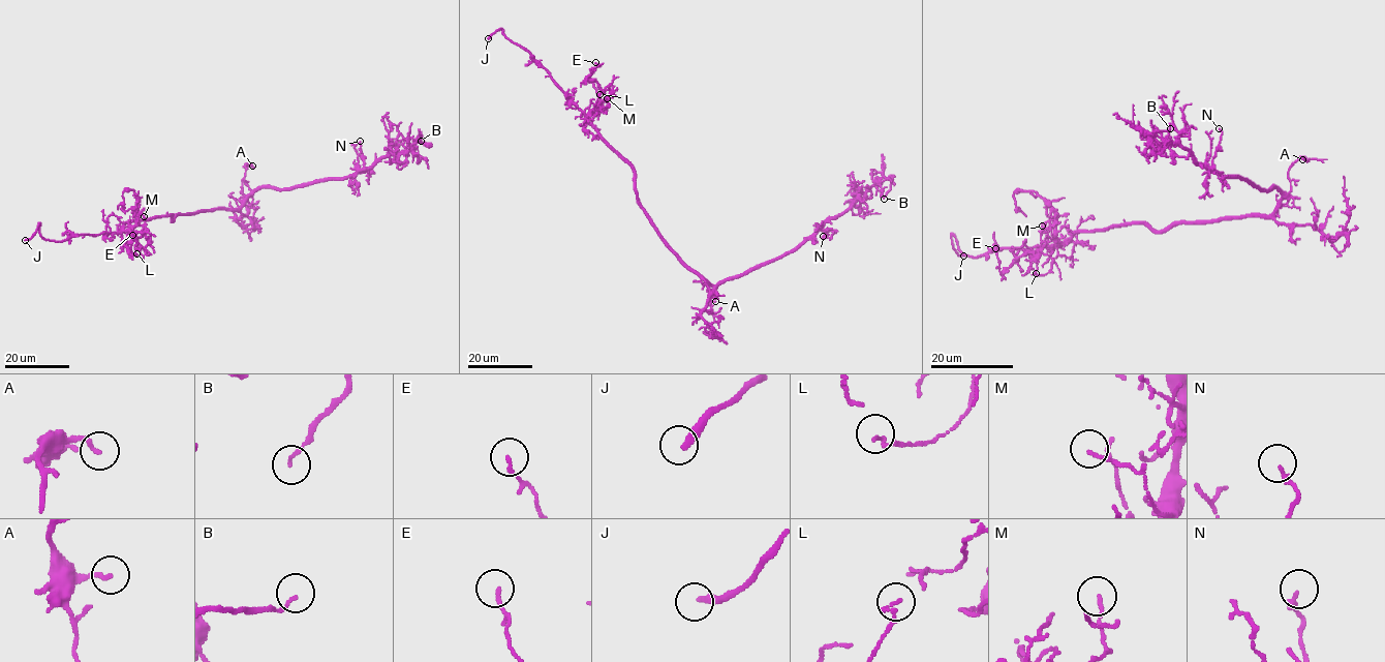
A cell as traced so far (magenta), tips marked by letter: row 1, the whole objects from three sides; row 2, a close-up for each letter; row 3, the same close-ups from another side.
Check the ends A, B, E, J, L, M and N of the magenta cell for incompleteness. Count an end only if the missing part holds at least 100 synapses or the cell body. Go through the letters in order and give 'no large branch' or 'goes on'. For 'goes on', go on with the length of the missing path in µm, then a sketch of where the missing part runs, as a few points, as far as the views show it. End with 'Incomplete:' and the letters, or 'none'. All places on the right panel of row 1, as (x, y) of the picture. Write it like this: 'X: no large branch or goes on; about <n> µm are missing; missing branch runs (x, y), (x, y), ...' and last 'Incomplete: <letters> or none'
A: no large branch
B: no large branch
E: no large branch
J: goes on; about 6 µm are missing
L: no large branch
M: no large branch
N: no large branch
Incomplete: J

